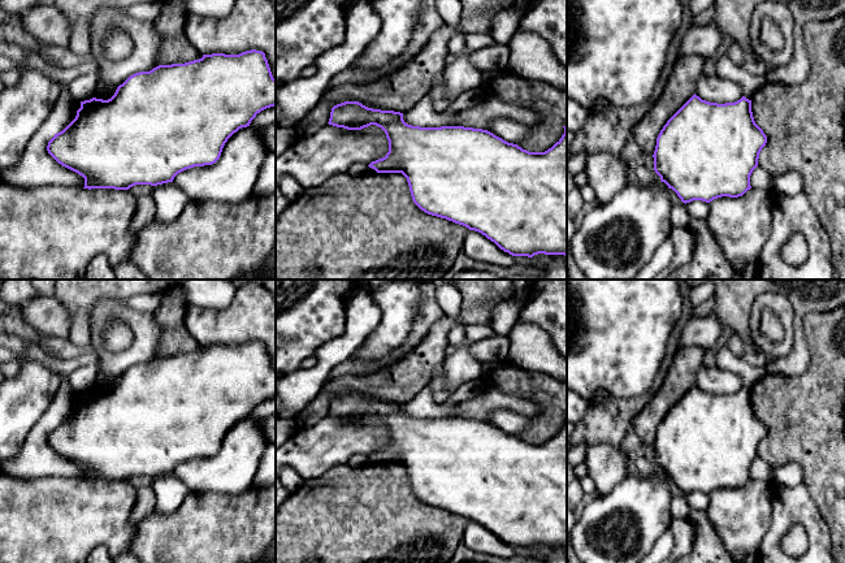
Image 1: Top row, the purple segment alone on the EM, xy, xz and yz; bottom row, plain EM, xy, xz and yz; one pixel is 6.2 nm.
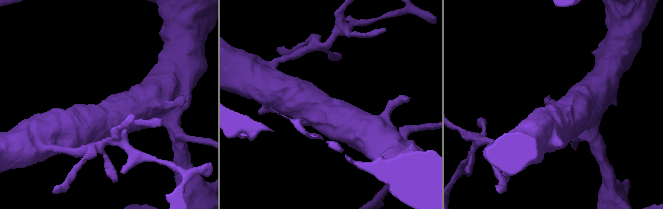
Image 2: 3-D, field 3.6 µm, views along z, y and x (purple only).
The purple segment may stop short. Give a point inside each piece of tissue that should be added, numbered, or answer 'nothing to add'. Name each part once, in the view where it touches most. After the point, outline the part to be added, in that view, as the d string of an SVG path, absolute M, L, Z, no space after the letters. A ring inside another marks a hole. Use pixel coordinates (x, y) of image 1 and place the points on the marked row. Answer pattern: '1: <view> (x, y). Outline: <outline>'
nothing to add

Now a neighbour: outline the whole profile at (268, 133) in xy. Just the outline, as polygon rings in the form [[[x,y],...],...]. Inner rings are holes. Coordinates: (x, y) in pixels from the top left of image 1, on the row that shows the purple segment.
[[[276,122],[269,126],[264,126],[261,129],[259,129],[259,134],[260,134],[263,142],[265,143],[266,150],[269,152],[276,153]]]

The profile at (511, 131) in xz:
[[[493,120],[490,130],[508,143],[521,143],[530,133],[530,126],[510,120]]]

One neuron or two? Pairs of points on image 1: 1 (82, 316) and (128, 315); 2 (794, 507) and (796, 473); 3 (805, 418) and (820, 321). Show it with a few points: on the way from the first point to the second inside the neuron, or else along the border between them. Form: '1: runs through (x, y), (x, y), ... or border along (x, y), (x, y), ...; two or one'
1: border along (113, 298), (103, 298), (92, 308), (89, 345); two
2: border along (802, 483), (794, 486), (772, 485); two
3: runs through (822, 394), (822, 345); one

